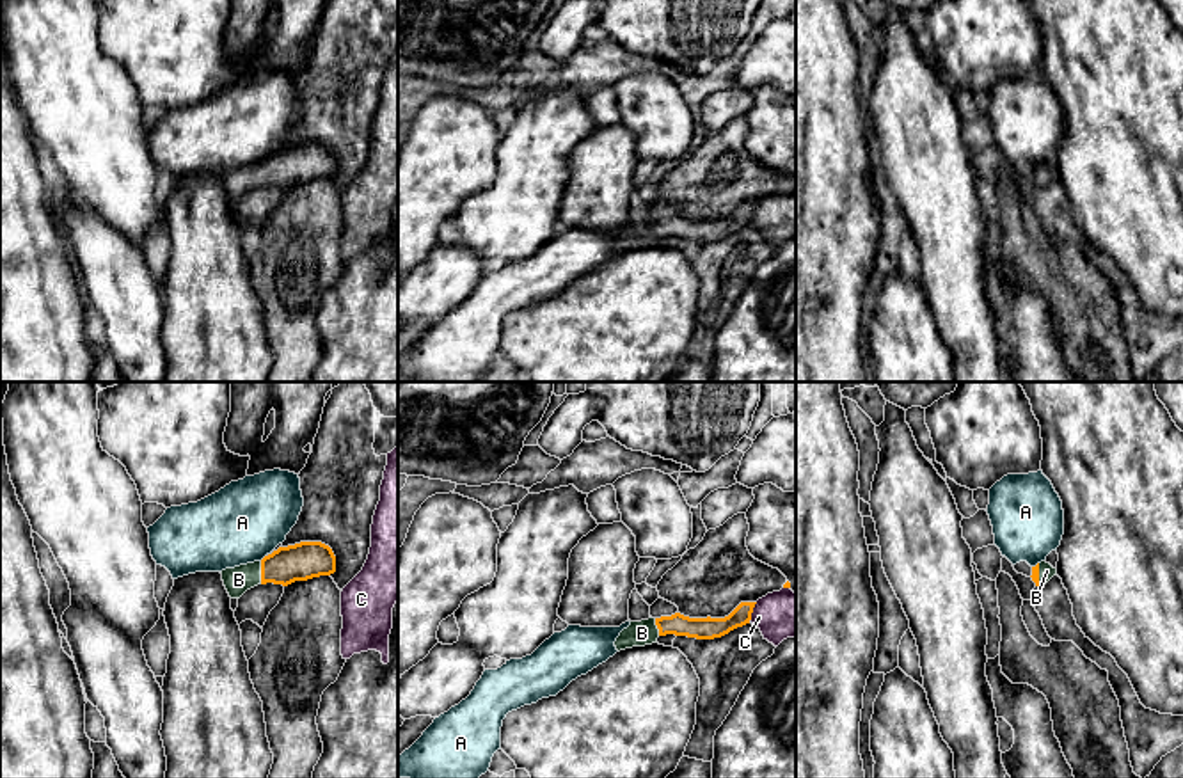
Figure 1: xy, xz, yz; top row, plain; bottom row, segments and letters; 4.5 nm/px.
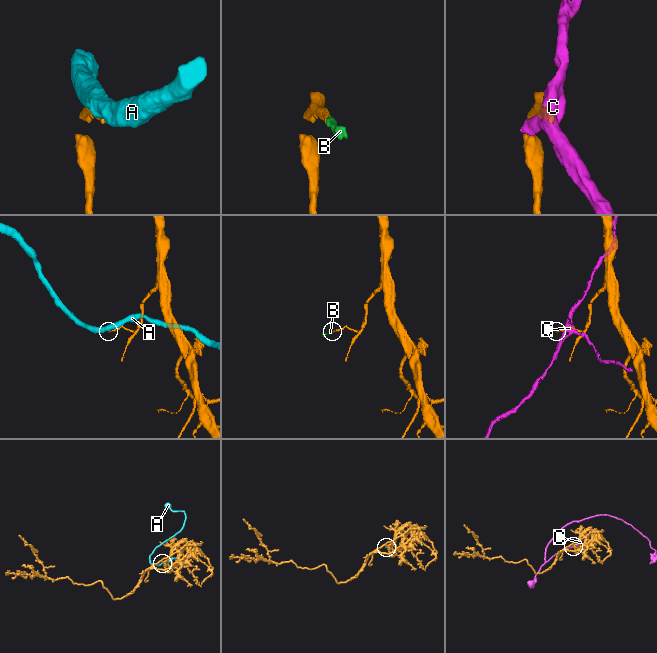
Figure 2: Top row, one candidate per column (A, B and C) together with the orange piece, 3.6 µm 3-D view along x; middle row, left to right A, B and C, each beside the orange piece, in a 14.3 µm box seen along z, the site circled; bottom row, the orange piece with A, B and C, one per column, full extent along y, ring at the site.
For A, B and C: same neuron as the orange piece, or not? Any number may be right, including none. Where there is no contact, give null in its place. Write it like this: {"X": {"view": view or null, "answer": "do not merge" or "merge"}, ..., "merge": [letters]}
{"A": {"view": "xy", "answer": "do not merge"}, "B": {"view": "xy", "answer": "merge"}, "C": {"view": "xz", "answer": "do not merge"}, "merge": ["B"]}

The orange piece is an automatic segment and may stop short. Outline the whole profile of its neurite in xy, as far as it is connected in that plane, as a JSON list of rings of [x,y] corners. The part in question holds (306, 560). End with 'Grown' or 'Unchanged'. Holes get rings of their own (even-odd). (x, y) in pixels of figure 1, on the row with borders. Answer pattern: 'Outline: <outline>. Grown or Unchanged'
Outline: [[[300,542],[279,547],[261,561],[222,570],[222,581],[231,599],[240,599],[258,584],[282,584],[307,581],[336,572],[336,556],[322,542]]]. Grown

